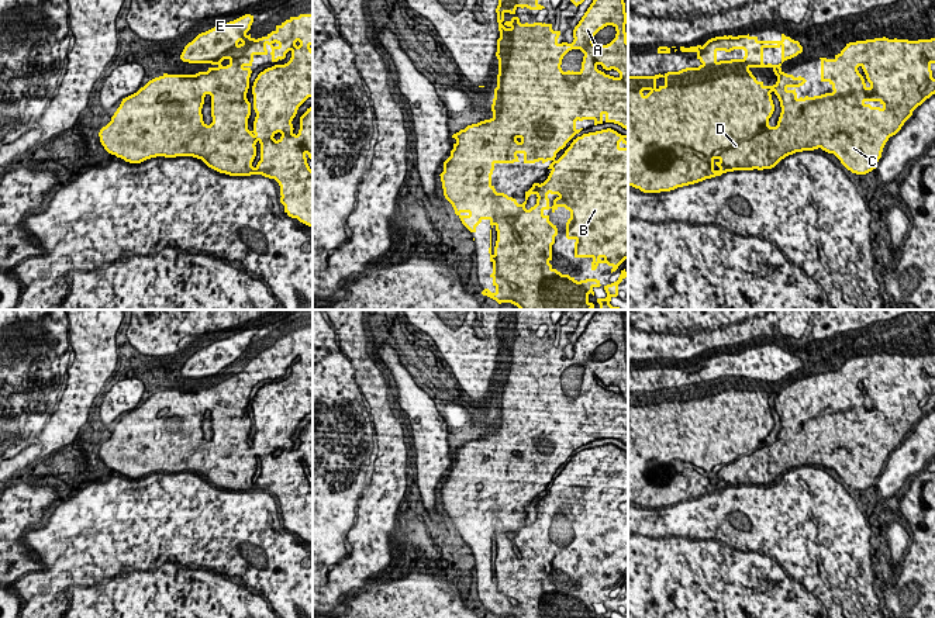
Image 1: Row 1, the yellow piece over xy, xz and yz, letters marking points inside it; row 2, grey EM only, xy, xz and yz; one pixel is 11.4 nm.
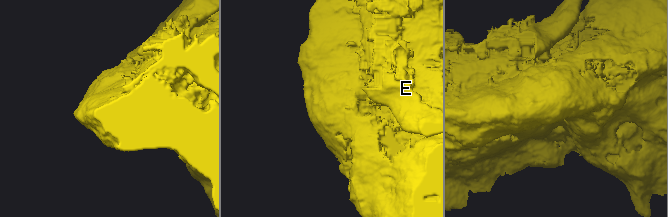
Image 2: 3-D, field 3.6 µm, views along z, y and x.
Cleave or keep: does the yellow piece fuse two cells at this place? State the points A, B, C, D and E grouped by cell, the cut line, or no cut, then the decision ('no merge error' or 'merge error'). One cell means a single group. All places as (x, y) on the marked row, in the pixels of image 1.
A B C D / E; cut in xz along (566, 142), (551, 142), (547, 155), (525, 148), (514, 151); merge error

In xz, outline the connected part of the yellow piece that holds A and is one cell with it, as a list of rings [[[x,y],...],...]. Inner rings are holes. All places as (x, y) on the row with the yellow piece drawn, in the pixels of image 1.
[[[593,0],[579,24],[573,30],[573,42],[558,42],[558,38],[560,35],[560,31],[553,31],[552,24],[542,24],[542,23],[534,23],[534,24],[521,24],[518,17],[513,17],[510,21],[504,23],[504,28],[500,31],[500,38],[497,39],[497,52],[496,56],[498,59],[498,75],[497,75],[497,87],[494,89],[494,99],[491,104],[493,117],[490,120],[480,121],[477,124],[468,125],[465,130],[460,130],[459,132],[453,134],[452,138],[456,139],[453,144],[453,149],[451,151],[451,156],[444,162],[444,172],[439,175],[444,189],[445,198],[452,204],[455,214],[460,218],[462,224],[470,231],[476,232],[476,227],[483,221],[489,220],[491,228],[494,227],[497,231],[497,241],[496,246],[491,246],[491,229],[490,229],[490,262],[493,263],[493,273],[490,277],[493,279],[493,286],[496,287],[496,291],[491,293],[489,289],[484,289],[482,291],[483,296],[487,296],[493,300],[496,300],[498,304],[501,303],[511,303],[517,305],[520,310],[593,310],[594,304],[589,301],[589,294],[591,293],[594,296],[593,289],[600,287],[600,280],[597,279],[586,279],[577,282],[575,277],[570,277],[569,275],[562,275],[556,269],[552,267],[549,263],[552,260],[552,245],[555,244],[555,237],[558,235],[558,228],[549,221],[549,215],[545,215],[545,210],[552,210],[555,213],[559,207],[565,207],[570,211],[570,218],[566,222],[566,238],[575,239],[575,258],[591,258],[591,270],[596,270],[600,263],[607,263],[611,266],[611,273],[618,269],[618,266],[628,259],[628,135],[621,135],[617,131],[607,128],[596,132],[583,134],[582,137],[573,138],[576,134],[579,134],[583,128],[576,128],[576,121],[583,120],[593,120],[594,125],[605,122],[614,122],[621,125],[628,131],[628,41],[627,41],[627,32],[625,32],[625,24],[627,24],[627,13],[625,13],[625,3],[624,0]],[[607,25],[613,25],[617,31],[615,38],[607,44],[607,45],[596,45],[594,35],[603,30]],[[572,49],[580,49],[584,56],[582,62],[582,69],[579,72],[563,72],[560,65],[563,56],[572,51]],[[497,138],[520,138],[522,142],[518,144],[518,148],[515,152],[520,153],[520,148],[527,148],[532,152],[534,156],[541,153],[542,156],[548,156],[549,153],[553,158],[553,162],[549,165],[549,176],[544,183],[534,183],[532,187],[525,191],[525,201],[522,204],[518,204],[515,198],[508,197],[504,193],[497,193],[494,186],[491,184],[491,175],[494,170],[494,160],[496,160],[496,139]],[[569,141],[573,141],[570,146],[565,151],[565,153],[556,160],[556,151],[552,151],[549,148],[551,142],[563,142],[563,148]]]

